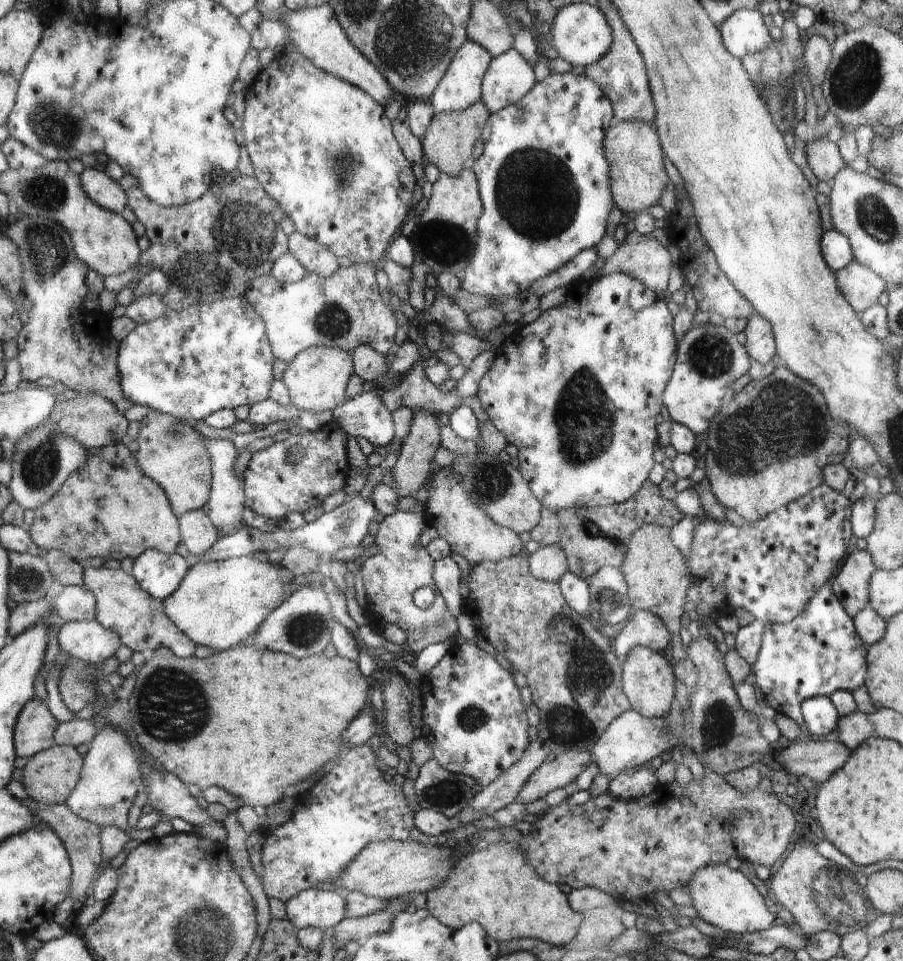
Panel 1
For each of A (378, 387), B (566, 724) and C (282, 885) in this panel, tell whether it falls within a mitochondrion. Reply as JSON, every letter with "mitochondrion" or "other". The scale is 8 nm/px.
{"A":"other","B":"mitochondrion","C":"other"}

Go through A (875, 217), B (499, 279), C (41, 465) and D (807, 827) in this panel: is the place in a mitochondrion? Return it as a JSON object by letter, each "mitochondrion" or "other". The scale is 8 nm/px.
{"A":"mitochondrion","B":"other","C":"mitochondrion","D":"other"}

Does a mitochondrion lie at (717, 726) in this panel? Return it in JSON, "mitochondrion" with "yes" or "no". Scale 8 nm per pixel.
{"mitochondrion":"yes"}

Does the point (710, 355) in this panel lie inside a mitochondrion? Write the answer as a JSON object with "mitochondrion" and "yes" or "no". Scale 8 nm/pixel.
{"mitochondrion":"yes"}

